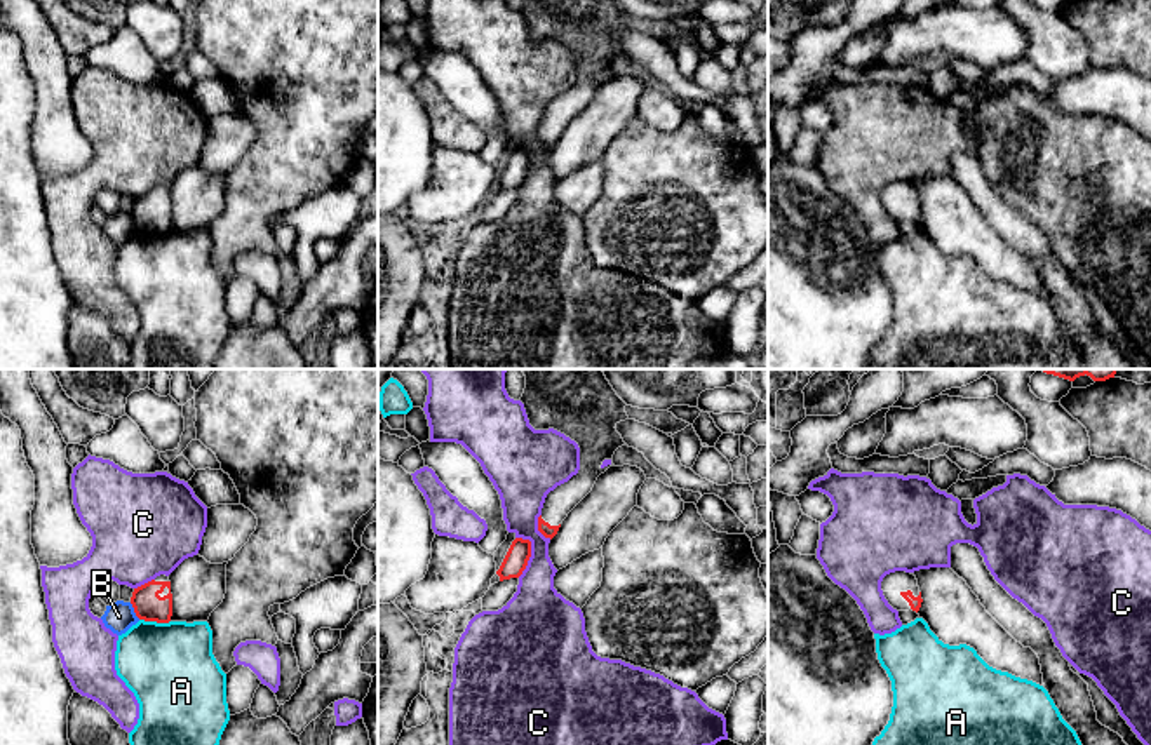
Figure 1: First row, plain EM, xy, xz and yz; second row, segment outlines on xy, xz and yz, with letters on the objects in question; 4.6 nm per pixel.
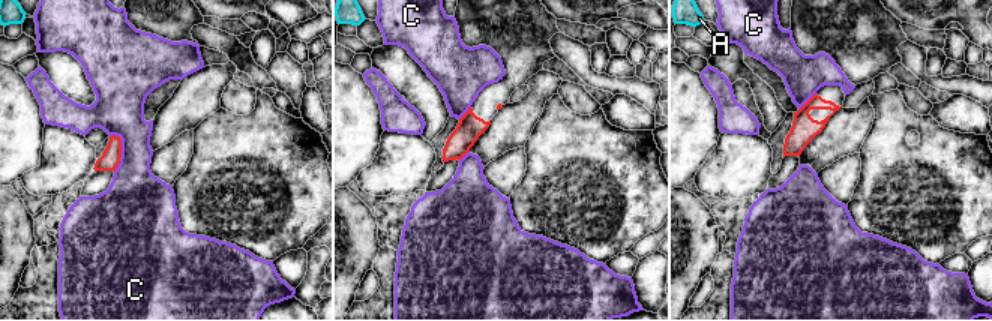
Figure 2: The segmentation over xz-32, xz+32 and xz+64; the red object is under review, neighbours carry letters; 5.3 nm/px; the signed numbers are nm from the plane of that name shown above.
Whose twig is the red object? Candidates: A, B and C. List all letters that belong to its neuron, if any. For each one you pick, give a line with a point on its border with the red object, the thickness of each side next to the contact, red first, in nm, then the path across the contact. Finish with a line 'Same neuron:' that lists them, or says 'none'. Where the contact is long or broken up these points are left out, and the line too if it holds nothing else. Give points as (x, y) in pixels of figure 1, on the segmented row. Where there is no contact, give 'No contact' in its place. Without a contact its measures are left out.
Same neuron: none

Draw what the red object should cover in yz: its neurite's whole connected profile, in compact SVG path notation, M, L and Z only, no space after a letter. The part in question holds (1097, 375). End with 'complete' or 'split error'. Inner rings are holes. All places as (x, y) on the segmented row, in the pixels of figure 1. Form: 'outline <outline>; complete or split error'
outline M1040 369L1047 374L1053 374L1069 381L1074 381L1080 376L1090 376L1094 381L1106 381L1114 378L1116 369Z; complete

